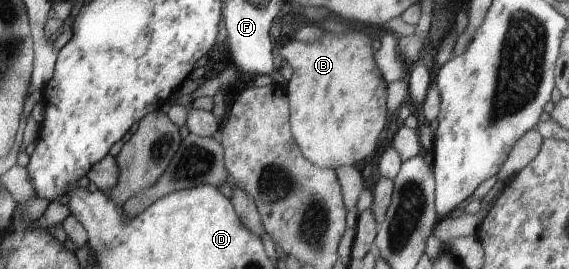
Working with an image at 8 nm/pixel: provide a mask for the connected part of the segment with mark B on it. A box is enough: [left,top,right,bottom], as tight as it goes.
[274,31,387,168]

